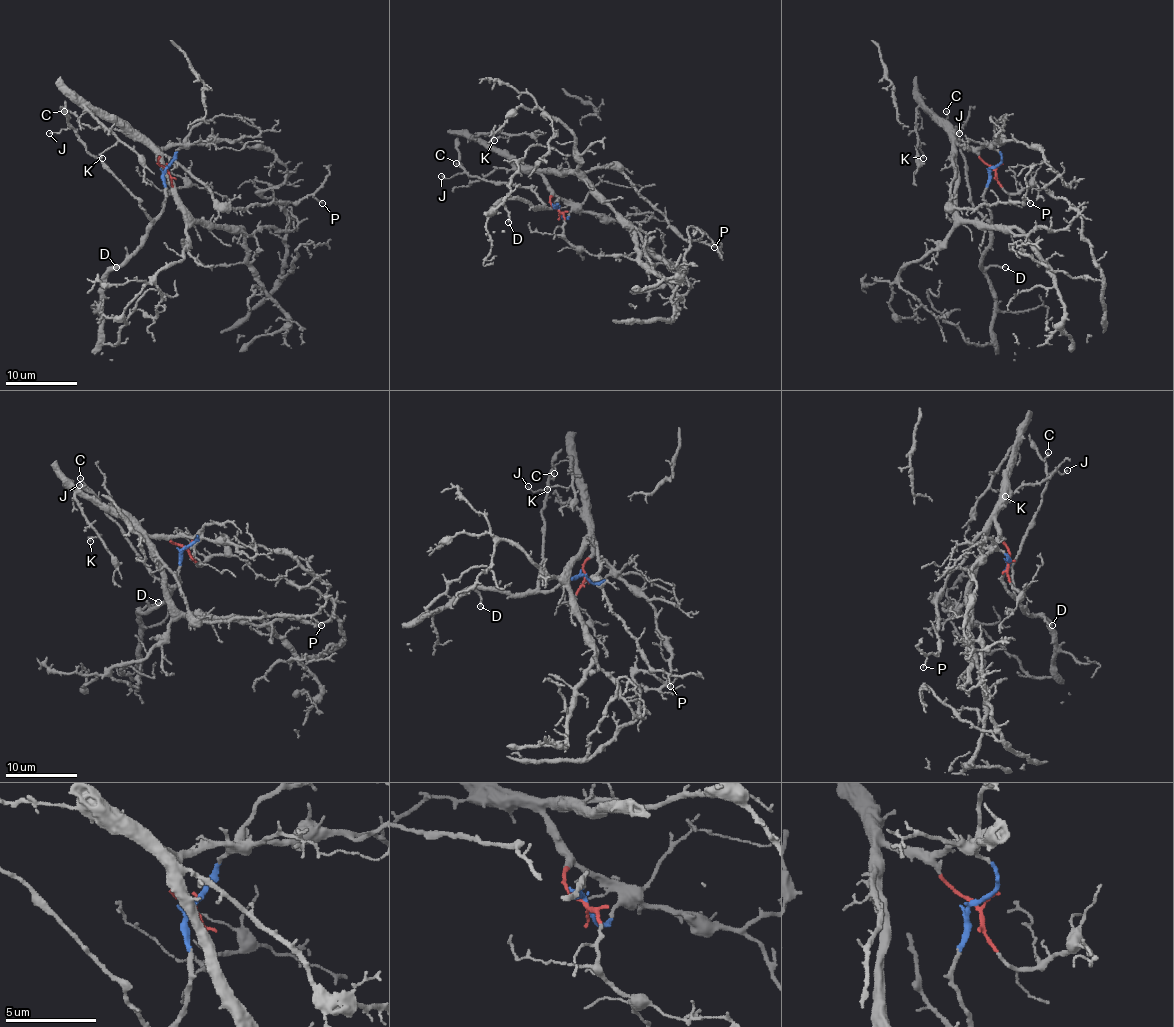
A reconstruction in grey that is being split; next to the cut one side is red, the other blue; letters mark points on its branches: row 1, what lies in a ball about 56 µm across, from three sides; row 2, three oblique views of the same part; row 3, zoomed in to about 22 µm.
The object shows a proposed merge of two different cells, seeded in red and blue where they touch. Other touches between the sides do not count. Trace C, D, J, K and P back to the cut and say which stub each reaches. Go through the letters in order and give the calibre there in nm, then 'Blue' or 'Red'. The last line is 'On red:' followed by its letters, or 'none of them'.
C: Thickness 110 nm. Blue
D: Thickness 180 nm. Blue
J: Thickness 130 nm. Blue
K: Thickness 120 nm. Red
P: Thickness 90 nm. Red
On red: K, P

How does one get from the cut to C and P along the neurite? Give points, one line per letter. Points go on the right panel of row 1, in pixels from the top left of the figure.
C: (994, 168), (983, 200), (991, 213), (987, 218), (971, 200), (960, 135), (946, 119), (946, 110)
P: (994, 168), (974, 152), (956, 148), (951, 204), (978, 208), (1021, 202), (1025, 195), (1030, 202)

